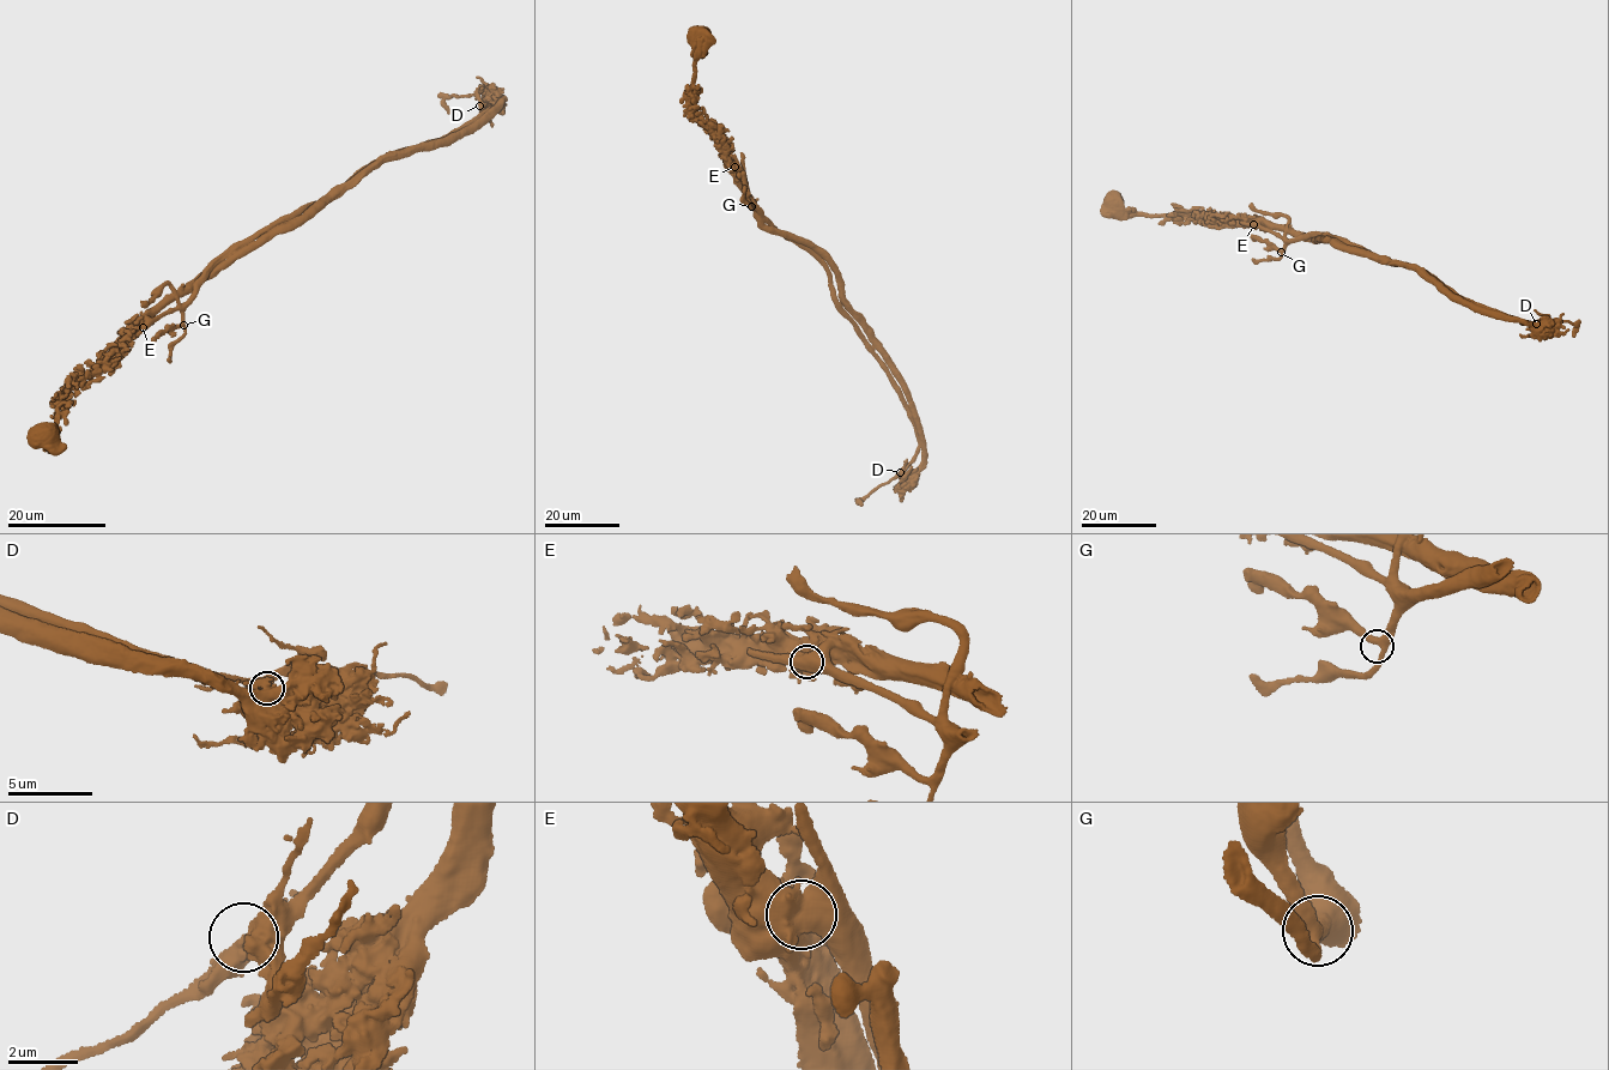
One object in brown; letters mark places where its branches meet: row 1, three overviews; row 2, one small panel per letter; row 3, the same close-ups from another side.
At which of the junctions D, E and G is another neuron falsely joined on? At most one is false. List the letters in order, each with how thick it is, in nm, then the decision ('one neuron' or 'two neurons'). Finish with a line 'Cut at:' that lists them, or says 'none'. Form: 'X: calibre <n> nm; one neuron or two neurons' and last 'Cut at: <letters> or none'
D: calibre 550 nm; one neuron
E: calibre 650 nm; two neurons
G: calibre 400 nm; one neuron
Cut at: E

